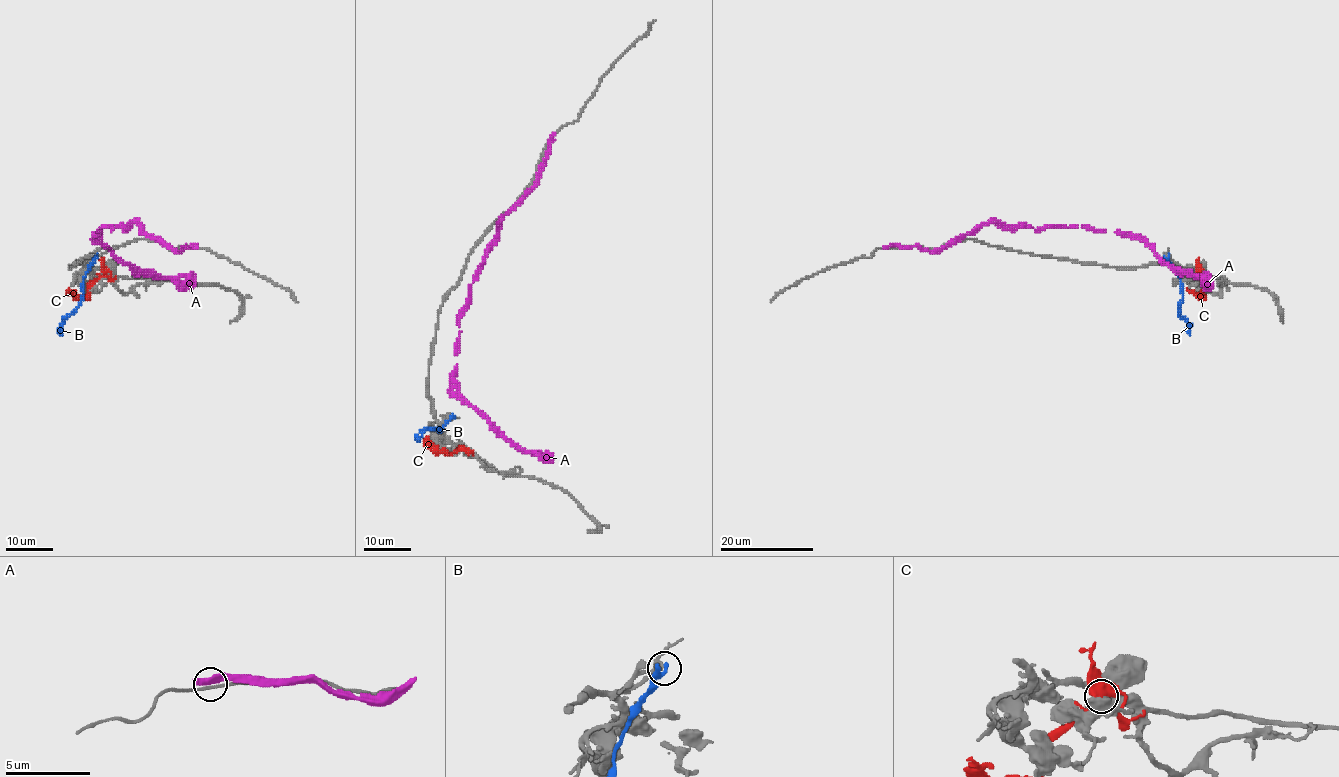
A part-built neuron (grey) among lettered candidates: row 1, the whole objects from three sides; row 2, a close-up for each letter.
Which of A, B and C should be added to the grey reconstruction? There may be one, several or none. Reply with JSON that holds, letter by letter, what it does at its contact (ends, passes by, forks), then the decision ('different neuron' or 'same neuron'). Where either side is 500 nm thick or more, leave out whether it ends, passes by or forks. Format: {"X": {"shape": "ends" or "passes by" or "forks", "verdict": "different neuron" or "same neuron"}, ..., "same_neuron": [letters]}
{"A": {"shape": "passes by", "verdict": "different neuron"}, "B": {"shape": "passes by", "verdict": "different neuron"}, "C": {"shape": "forks", "verdict": "different neuron"}, "same_neuron": []}

